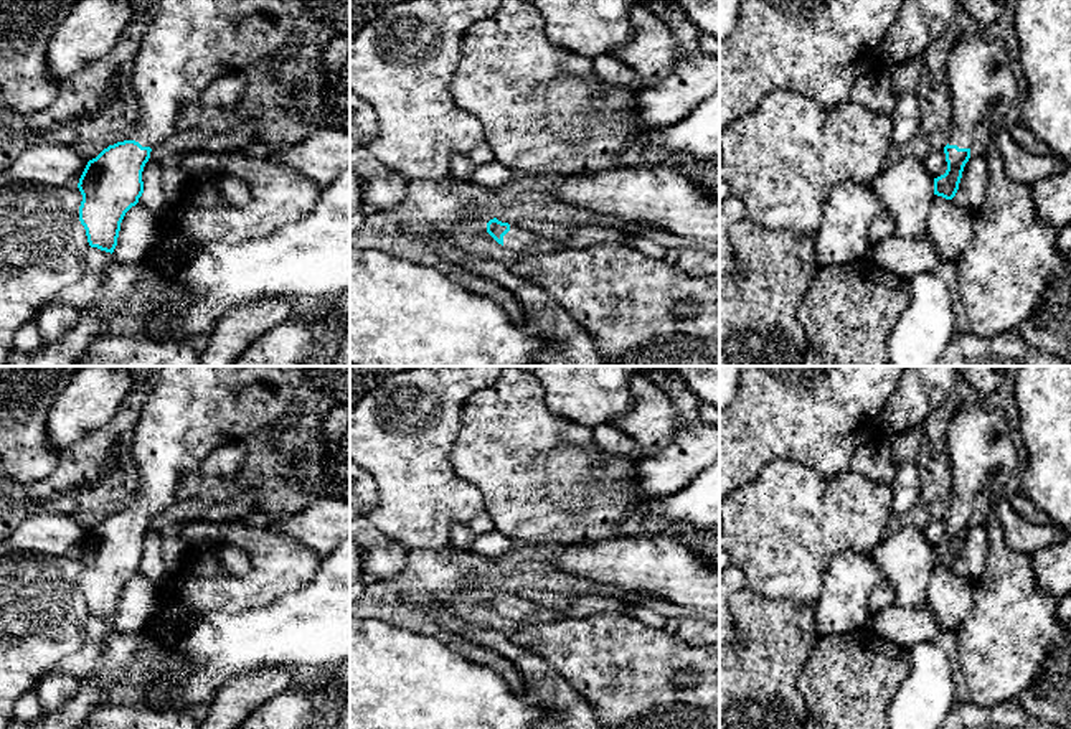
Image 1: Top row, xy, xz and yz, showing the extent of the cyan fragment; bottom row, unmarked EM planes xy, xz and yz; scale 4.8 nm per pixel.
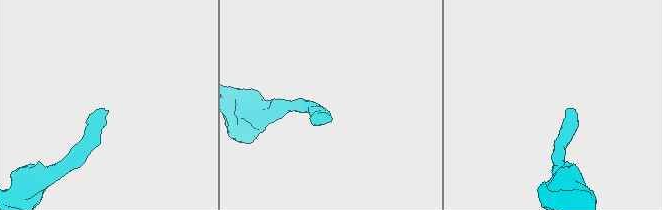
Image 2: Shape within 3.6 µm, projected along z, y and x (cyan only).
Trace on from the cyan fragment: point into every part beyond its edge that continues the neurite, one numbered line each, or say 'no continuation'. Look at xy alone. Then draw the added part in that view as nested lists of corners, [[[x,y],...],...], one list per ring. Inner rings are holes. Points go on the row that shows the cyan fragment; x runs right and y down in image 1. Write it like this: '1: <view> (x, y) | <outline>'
1: xy (188, 43) | [[[157,0],[134,61],[139,125],[130,140],[153,148],[198,125],[203,89],[279,49],[294,33],[294,20],[282,0]]]

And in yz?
1: yz (982, 86) | [[[967,26],[947,56],[952,127],[947,143],[972,148],[980,125],[990,125],[1020,106],[1020,84],[1003,41],[985,28]]]

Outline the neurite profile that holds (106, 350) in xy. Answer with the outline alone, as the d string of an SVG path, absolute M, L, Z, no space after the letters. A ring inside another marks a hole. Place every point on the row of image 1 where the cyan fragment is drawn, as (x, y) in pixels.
M99 333L81 366L201 366L200 350L201 345L178 338Z

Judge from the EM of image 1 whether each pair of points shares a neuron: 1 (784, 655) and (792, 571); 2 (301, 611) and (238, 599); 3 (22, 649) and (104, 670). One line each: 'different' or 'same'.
1: different
2: different
3: different

